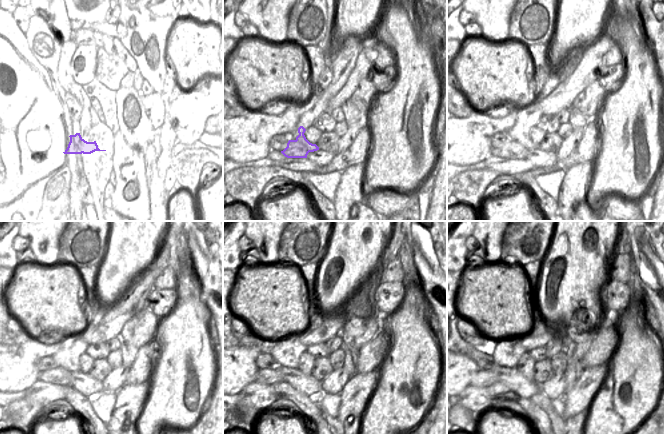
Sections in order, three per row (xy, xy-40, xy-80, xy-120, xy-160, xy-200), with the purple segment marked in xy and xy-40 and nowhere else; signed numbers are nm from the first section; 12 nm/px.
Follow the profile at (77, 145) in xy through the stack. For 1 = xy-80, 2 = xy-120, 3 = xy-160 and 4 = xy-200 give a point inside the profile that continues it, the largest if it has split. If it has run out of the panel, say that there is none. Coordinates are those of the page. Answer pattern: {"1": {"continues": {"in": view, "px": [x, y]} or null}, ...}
{"1": {"continues": {"in": "xy-80", "px": [512, 150]}}, "2": {"continues": {"in": "xy-120", "px": [59, 375]}}, "3": {"continues": {"in": "xy-160", "px": [271, 375]}}, "4": {"continues": {"in": "xy-200", "px": [482, 378]}}}

